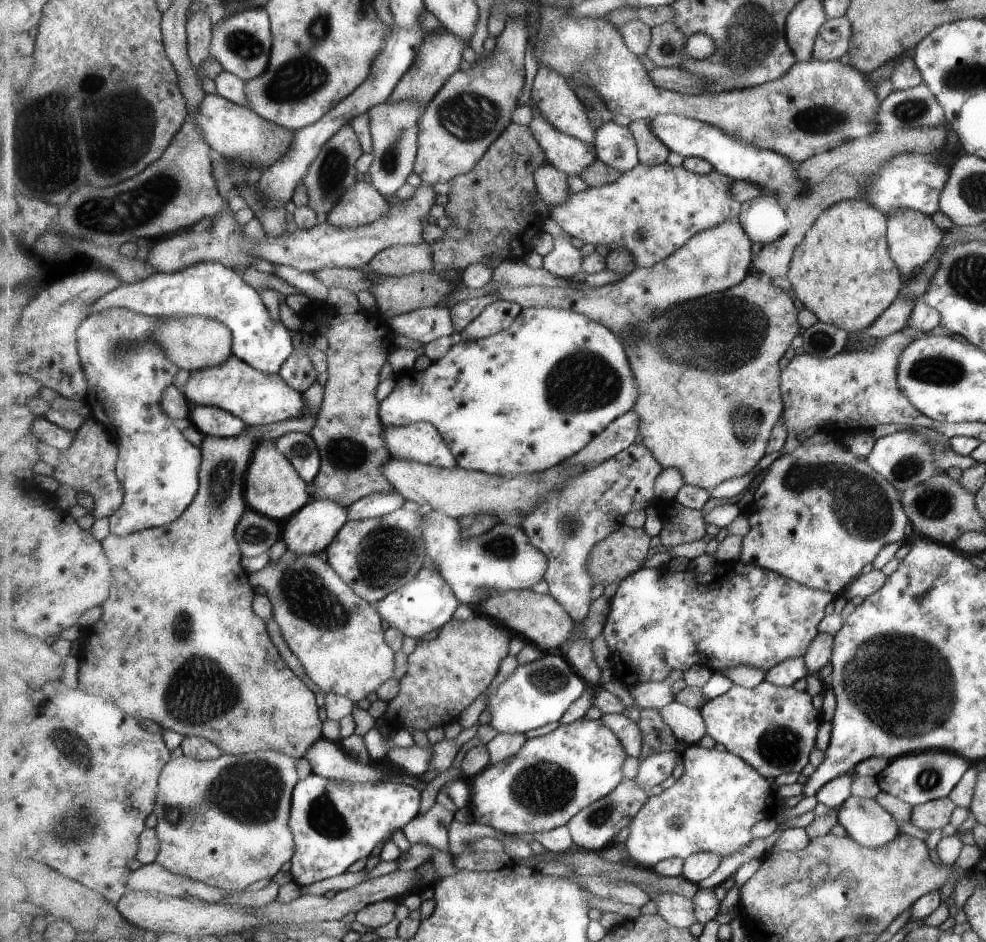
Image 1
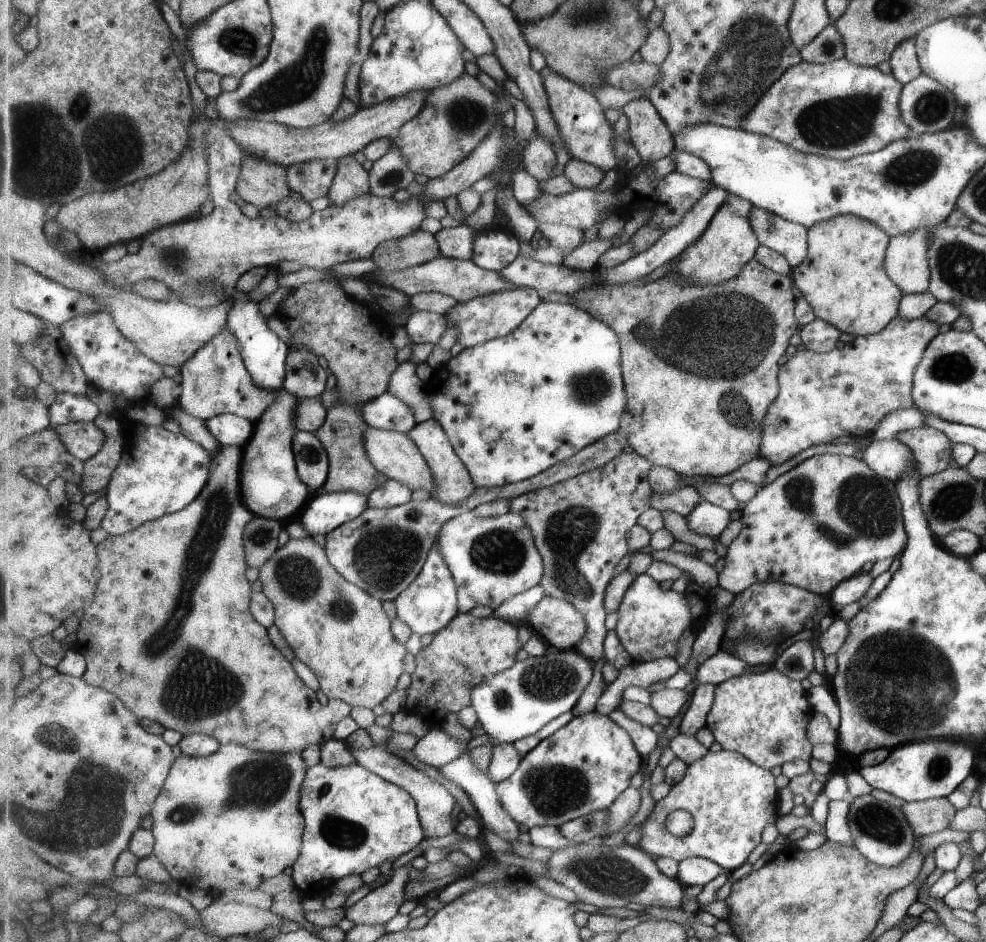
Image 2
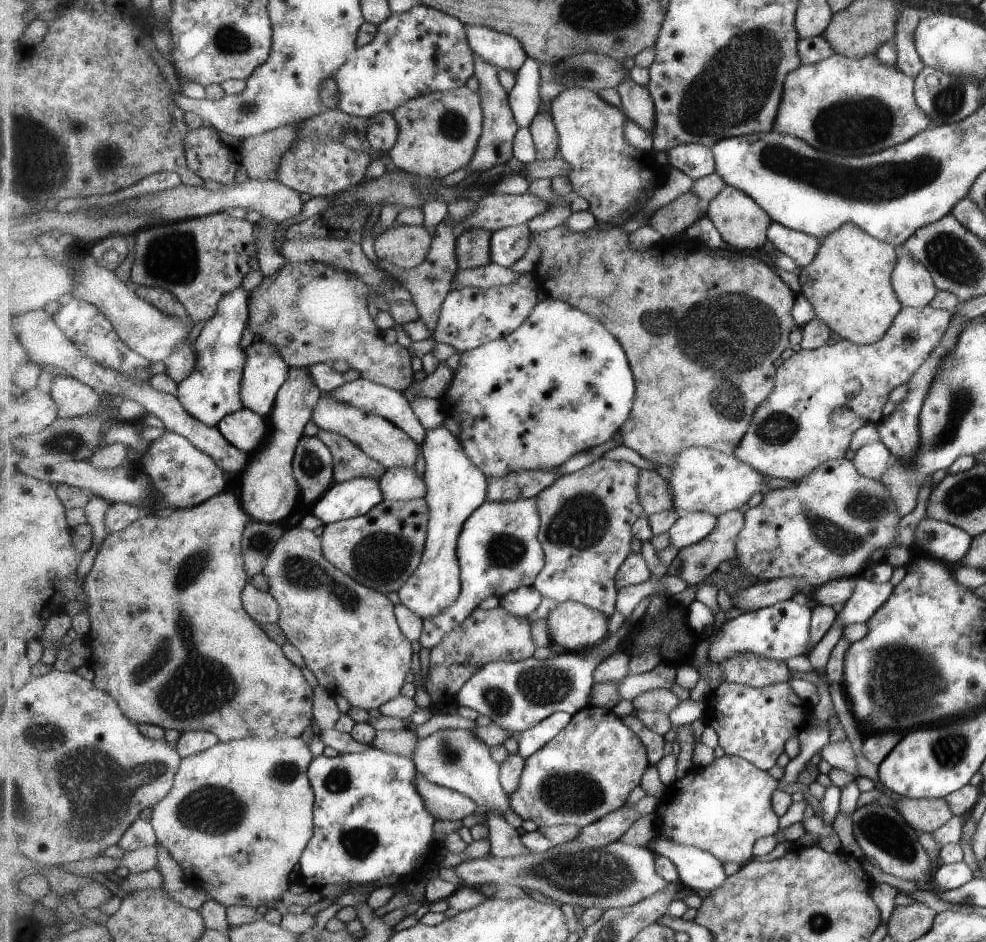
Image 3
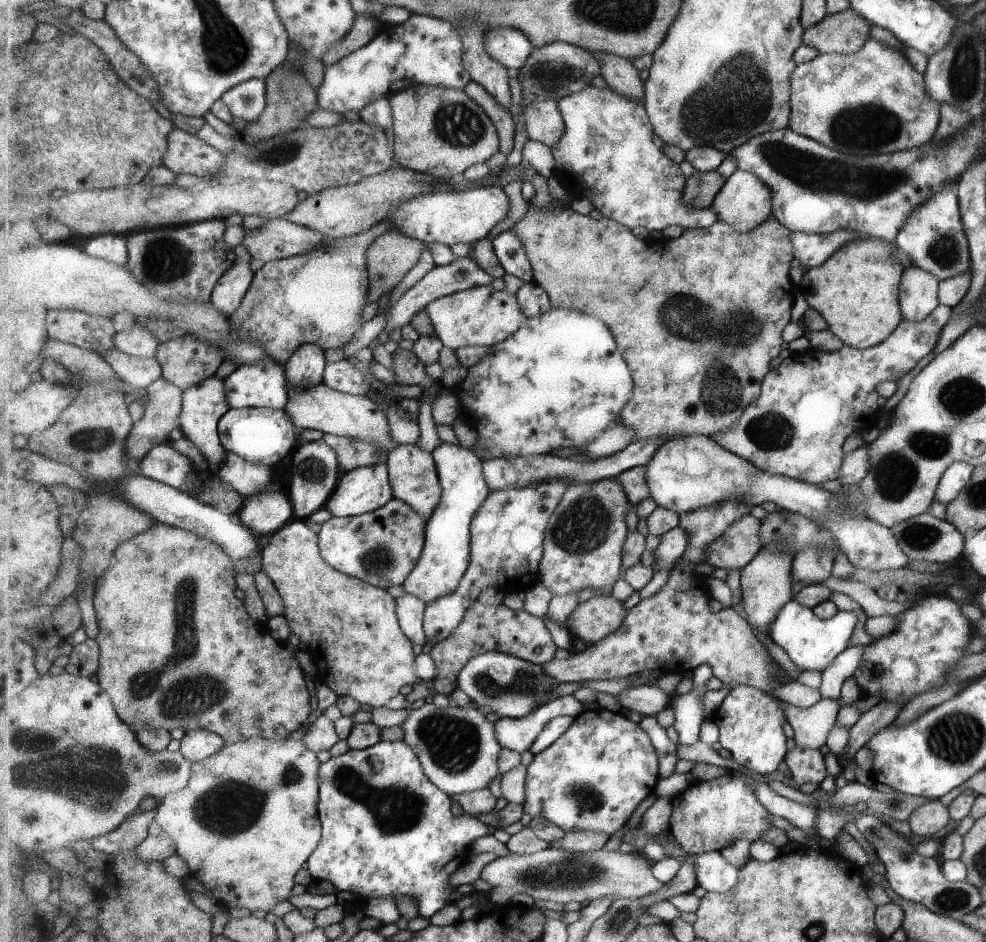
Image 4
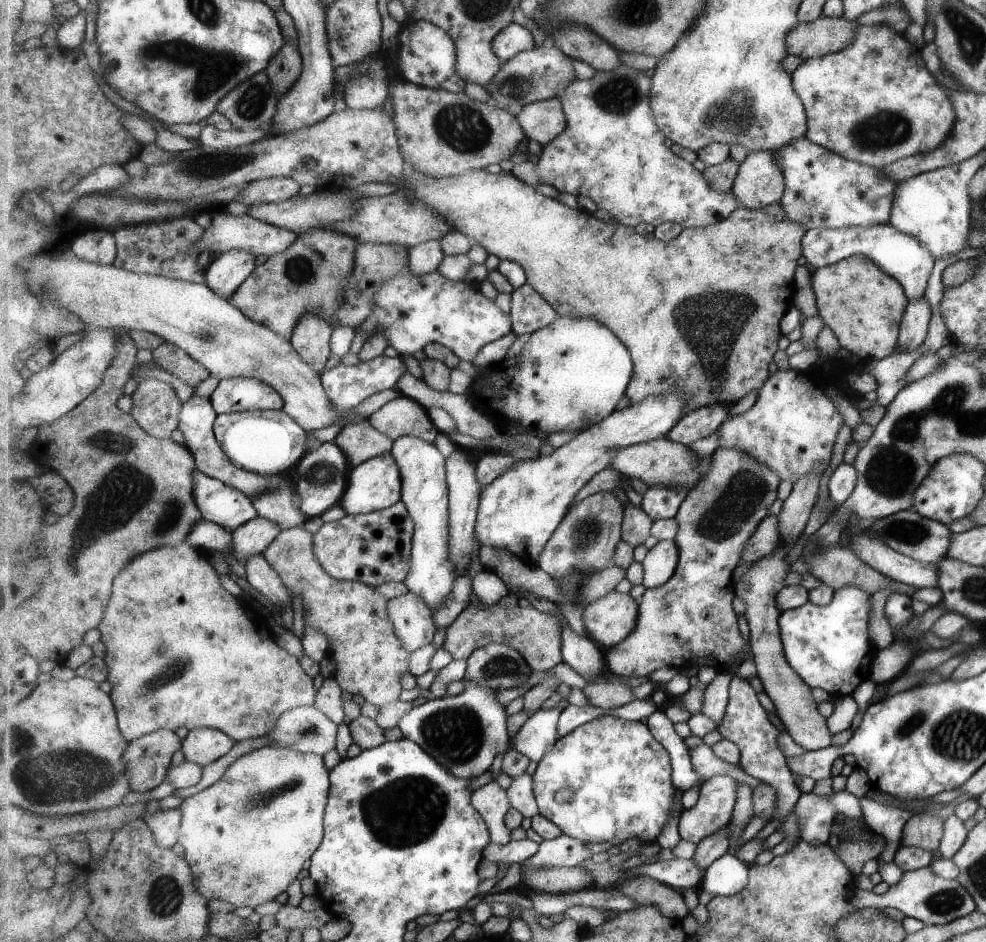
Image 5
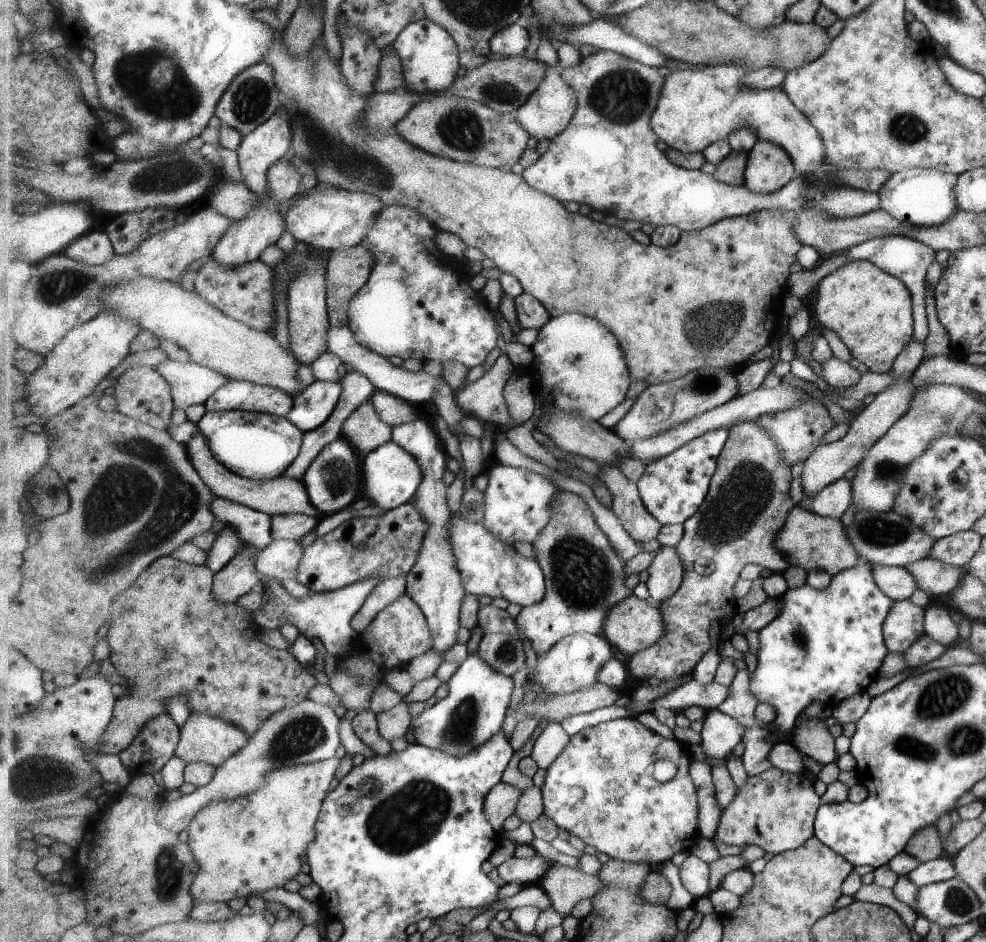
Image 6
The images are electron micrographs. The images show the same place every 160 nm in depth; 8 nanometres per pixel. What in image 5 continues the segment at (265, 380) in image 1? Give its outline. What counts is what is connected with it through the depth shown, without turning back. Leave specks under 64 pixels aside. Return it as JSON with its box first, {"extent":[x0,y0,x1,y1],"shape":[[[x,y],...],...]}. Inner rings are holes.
{"extent":[179,251,289,498],"shape":[[[251,251],[224,252],[209,266],[206,285],[221,298],[230,298],[242,287],[255,270],[255,255]],[[193,395],[182,404],[179,429],[181,429],[185,435],[186,447],[194,454],[197,467],[203,472],[206,472],[210,477],[225,481],[233,488],[239,489],[251,498],[257,493],[270,491],[283,485],[289,485],[288,481],[281,475],[260,475],[247,469],[239,468],[230,459],[230,456],[227,456],[222,444],[219,444],[219,439],[214,431],[217,415],[218,412],[211,402],[210,397]]]}

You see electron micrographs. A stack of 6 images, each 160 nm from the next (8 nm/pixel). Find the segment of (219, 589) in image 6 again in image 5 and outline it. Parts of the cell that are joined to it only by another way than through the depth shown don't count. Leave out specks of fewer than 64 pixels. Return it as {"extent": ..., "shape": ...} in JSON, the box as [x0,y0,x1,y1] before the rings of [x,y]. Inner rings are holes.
{"extent":[234,515,282,562],"shape":[[[257,515],[234,530],[235,556],[239,562],[253,555],[263,555],[267,547],[279,536],[282,526],[267,517]]]}

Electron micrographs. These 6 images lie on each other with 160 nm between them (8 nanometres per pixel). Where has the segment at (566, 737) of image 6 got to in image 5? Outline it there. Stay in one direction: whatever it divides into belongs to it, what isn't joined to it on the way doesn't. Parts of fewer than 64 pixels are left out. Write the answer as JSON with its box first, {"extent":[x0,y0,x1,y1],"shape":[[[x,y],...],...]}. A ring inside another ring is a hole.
{"extent":[510,702,571,763],"shape":[[[558,702],[550,709],[539,709],[518,728],[518,731],[510,738],[510,744],[521,754],[538,763],[559,740],[558,722],[569,706],[571,704]]]}

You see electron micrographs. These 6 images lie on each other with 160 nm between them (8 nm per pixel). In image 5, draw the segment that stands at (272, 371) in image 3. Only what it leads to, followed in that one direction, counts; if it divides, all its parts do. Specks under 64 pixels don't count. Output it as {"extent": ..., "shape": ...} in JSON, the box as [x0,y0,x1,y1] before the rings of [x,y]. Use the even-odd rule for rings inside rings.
{"extent":[210,377,284,414],"shape":[[[255,377],[220,379],[210,399],[218,414],[284,407],[284,398],[279,391]]]}

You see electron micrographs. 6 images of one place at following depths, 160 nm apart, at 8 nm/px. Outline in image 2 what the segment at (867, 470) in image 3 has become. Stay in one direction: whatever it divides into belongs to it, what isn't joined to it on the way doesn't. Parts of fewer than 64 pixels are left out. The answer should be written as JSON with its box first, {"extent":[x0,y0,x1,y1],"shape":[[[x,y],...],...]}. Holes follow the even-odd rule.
{"extent":[862,439,912,483],"shape":[[[881,439],[867,444],[862,450],[862,459],[872,471],[895,483],[912,470],[912,454],[897,439]]]}

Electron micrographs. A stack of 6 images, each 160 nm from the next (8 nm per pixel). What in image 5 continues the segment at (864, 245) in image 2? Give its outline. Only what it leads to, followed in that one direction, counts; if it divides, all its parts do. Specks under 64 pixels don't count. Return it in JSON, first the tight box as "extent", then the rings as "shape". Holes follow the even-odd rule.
{"extent":[810,255,907,361],"shape":[[[851,255],[833,264],[815,268],[810,273],[810,287],[816,300],[818,315],[833,331],[840,347],[866,361],[878,361],[893,352],[907,298],[902,285],[883,272],[873,260],[863,255]]]}

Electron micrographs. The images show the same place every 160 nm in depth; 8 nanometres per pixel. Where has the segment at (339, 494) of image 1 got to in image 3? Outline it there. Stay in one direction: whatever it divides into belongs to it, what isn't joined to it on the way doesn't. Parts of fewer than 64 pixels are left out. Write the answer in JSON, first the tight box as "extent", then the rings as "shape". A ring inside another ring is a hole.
{"extent":[247,261,416,483],"shape":[[[287,261],[275,278],[264,276],[259,286],[251,291],[247,330],[255,339],[273,344],[290,368],[312,367],[324,364],[327,360],[333,362],[345,360],[351,369],[360,371],[360,377],[403,393],[416,382],[414,378],[416,372],[413,371],[414,356],[401,344],[397,342],[387,344],[383,340],[382,332],[373,322],[373,316],[369,314],[369,301],[365,298],[369,293],[367,286],[367,282],[359,274],[335,268],[331,264]],[[320,430],[318,438],[323,440],[334,457],[334,483],[346,482],[353,478],[381,478],[387,472],[387,466],[373,460],[357,444],[337,432]]]}

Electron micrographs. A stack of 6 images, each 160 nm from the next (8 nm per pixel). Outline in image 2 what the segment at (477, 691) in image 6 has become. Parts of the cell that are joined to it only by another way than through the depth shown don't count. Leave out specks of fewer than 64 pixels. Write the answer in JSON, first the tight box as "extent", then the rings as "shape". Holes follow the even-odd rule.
{"extent":[440,752,523,842],"shape":[[[466,752],[463,755],[459,755],[457,759],[445,766],[442,766],[440,769],[441,774],[453,780],[463,787],[463,790],[469,794],[469,796],[474,800],[476,809],[484,826],[492,830],[497,836],[500,836],[502,839],[505,839],[509,842],[515,842],[519,840],[519,836],[523,834],[520,829],[520,824],[506,811],[506,808],[501,804],[499,800],[499,795],[497,792],[498,784],[491,780],[488,771],[479,770],[469,752]]]}

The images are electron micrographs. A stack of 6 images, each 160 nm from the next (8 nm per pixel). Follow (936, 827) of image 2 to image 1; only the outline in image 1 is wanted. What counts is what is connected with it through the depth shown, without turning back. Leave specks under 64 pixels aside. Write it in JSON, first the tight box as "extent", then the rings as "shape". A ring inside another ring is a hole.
{"extent":[909,797,955,833],"shape":[[[941,797],[912,807],[909,822],[928,833],[943,828],[949,822],[955,803],[949,797]]]}

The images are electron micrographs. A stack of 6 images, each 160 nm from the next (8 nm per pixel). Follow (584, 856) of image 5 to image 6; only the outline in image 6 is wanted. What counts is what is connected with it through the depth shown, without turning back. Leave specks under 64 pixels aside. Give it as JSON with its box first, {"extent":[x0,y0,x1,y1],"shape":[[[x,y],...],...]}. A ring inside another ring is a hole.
{"extent":[498,854,552,888],"shape":[[[537,854],[535,858],[511,857],[498,866],[498,873],[505,883],[516,883],[525,888],[527,885],[540,885],[543,876],[552,863],[545,856]]]}

